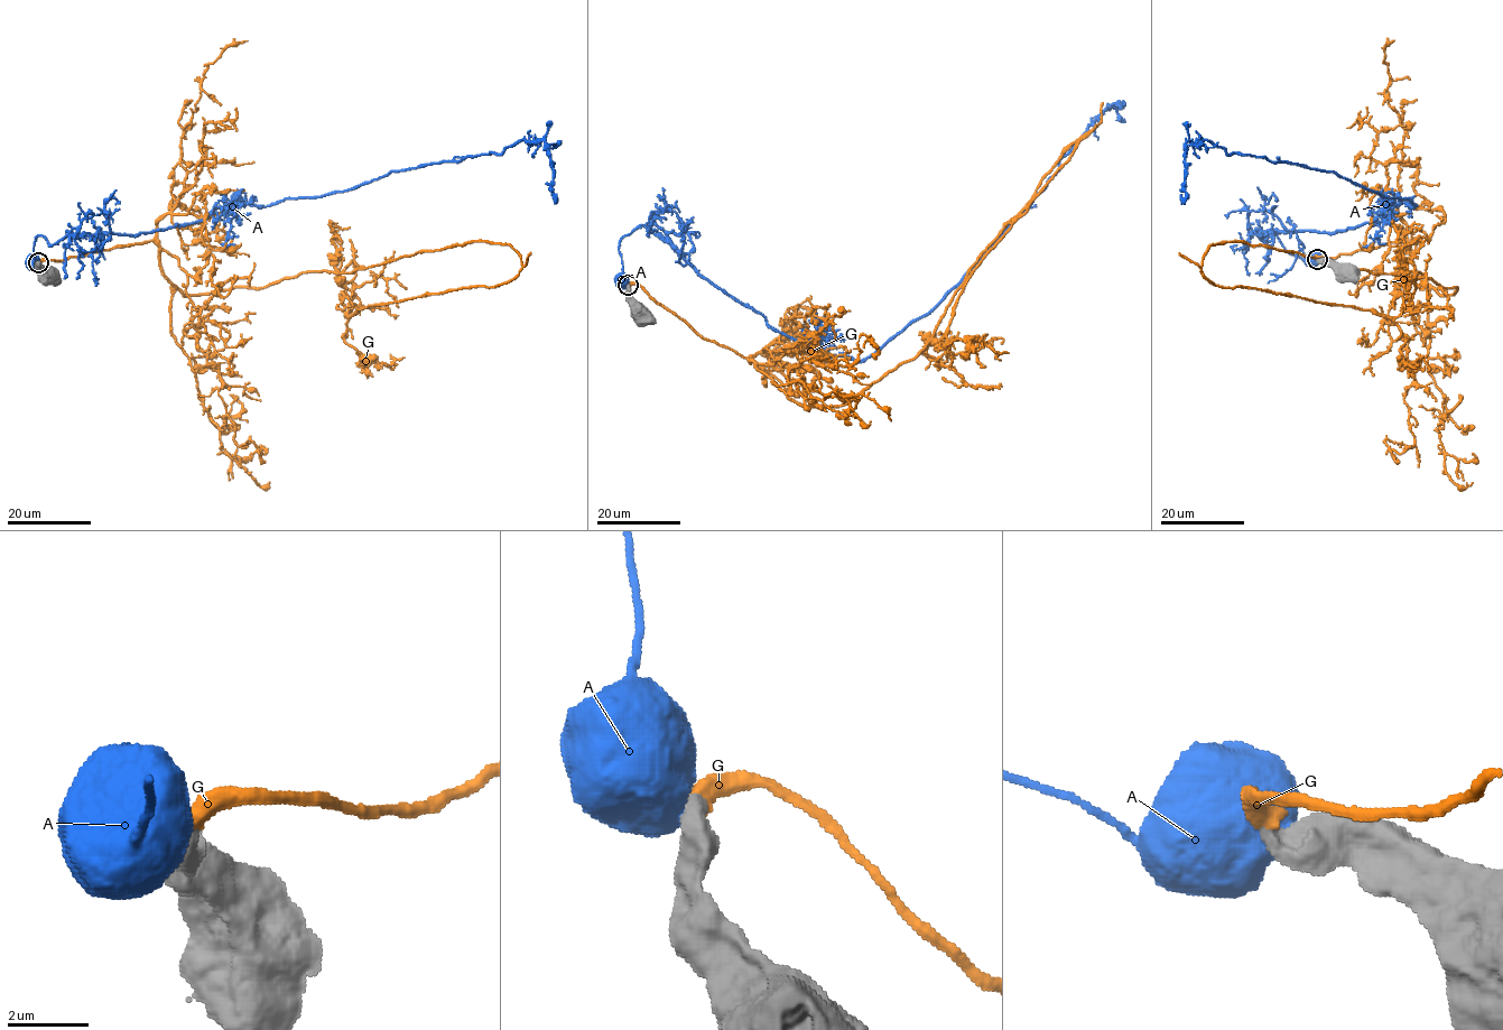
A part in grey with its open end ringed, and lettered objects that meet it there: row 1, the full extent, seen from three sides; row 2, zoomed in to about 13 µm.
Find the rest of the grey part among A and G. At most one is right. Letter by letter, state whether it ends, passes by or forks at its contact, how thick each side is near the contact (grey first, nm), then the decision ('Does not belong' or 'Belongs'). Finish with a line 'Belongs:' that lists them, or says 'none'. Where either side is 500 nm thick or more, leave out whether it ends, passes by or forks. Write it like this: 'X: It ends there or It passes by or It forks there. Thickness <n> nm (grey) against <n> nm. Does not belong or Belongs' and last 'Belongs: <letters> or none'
A: Thickness 650 nm (grey) against 1050 nm. Does not belong
G: Thickness 500 nm (grey) against 500 nm. Belongs
Belongs: G

